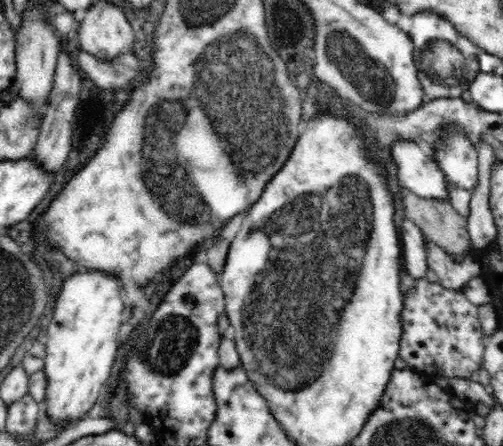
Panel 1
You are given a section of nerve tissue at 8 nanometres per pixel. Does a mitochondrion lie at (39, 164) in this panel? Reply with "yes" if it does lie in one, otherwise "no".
no

